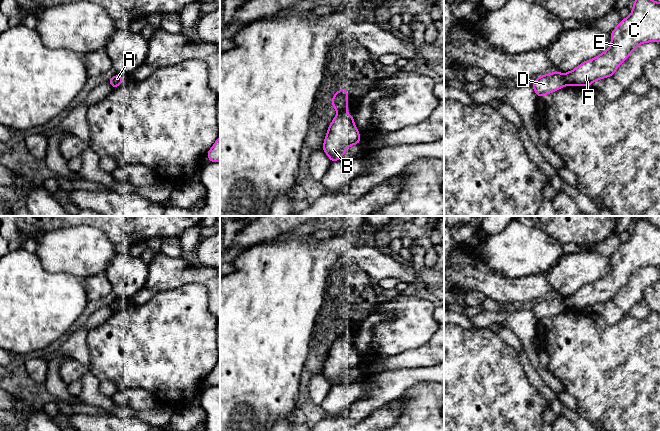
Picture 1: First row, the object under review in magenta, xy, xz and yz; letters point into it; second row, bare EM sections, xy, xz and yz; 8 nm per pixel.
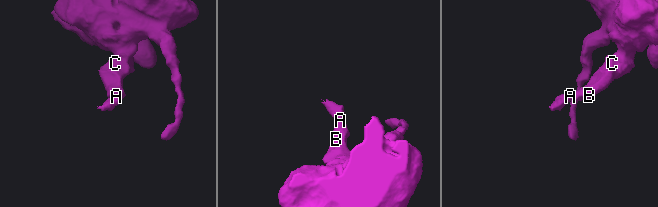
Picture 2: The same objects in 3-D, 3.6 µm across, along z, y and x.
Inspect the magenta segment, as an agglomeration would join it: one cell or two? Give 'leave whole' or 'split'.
split

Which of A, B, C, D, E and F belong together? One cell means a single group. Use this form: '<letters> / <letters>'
A D / B C E F

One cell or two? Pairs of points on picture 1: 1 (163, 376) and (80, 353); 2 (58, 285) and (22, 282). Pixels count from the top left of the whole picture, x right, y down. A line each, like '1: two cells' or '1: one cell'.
1: two cells
2: one cell

